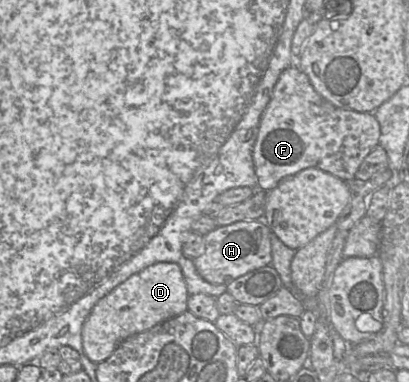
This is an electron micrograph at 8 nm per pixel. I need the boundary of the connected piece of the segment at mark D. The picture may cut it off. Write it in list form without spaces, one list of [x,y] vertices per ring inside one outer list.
[[[158,262],[146,267],[115,287],[94,306],[82,328],[84,354],[96,364],[106,360],[128,337],[188,310],[188,297],[182,270],[177,263]]]

